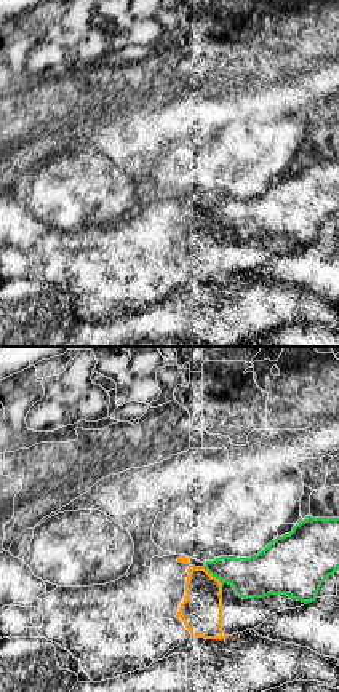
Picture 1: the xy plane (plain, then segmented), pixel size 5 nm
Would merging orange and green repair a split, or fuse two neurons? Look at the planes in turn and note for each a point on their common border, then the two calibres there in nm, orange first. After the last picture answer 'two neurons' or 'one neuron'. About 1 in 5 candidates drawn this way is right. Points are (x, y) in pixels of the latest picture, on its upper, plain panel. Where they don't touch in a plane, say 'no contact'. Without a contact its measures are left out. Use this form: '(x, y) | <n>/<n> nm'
(211, 218) | 200/220 nm

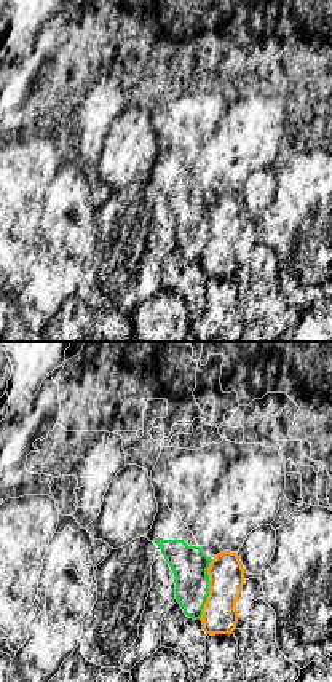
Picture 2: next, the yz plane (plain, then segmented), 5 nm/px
(209, 230) | 180/190 nm

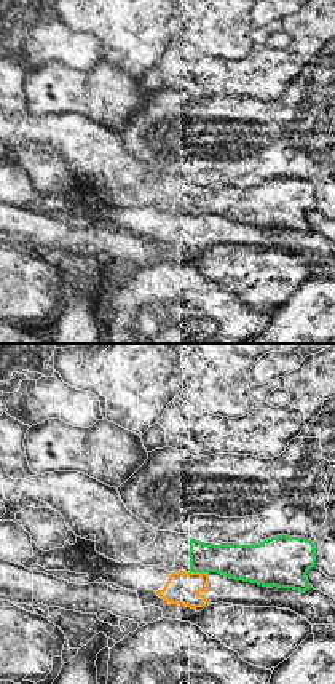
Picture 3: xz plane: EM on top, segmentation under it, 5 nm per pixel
(198, 214) | 160/180 nm

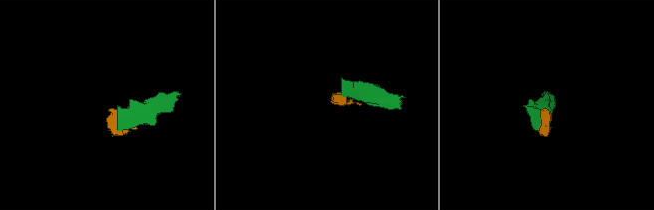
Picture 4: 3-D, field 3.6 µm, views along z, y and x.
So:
two neurons

